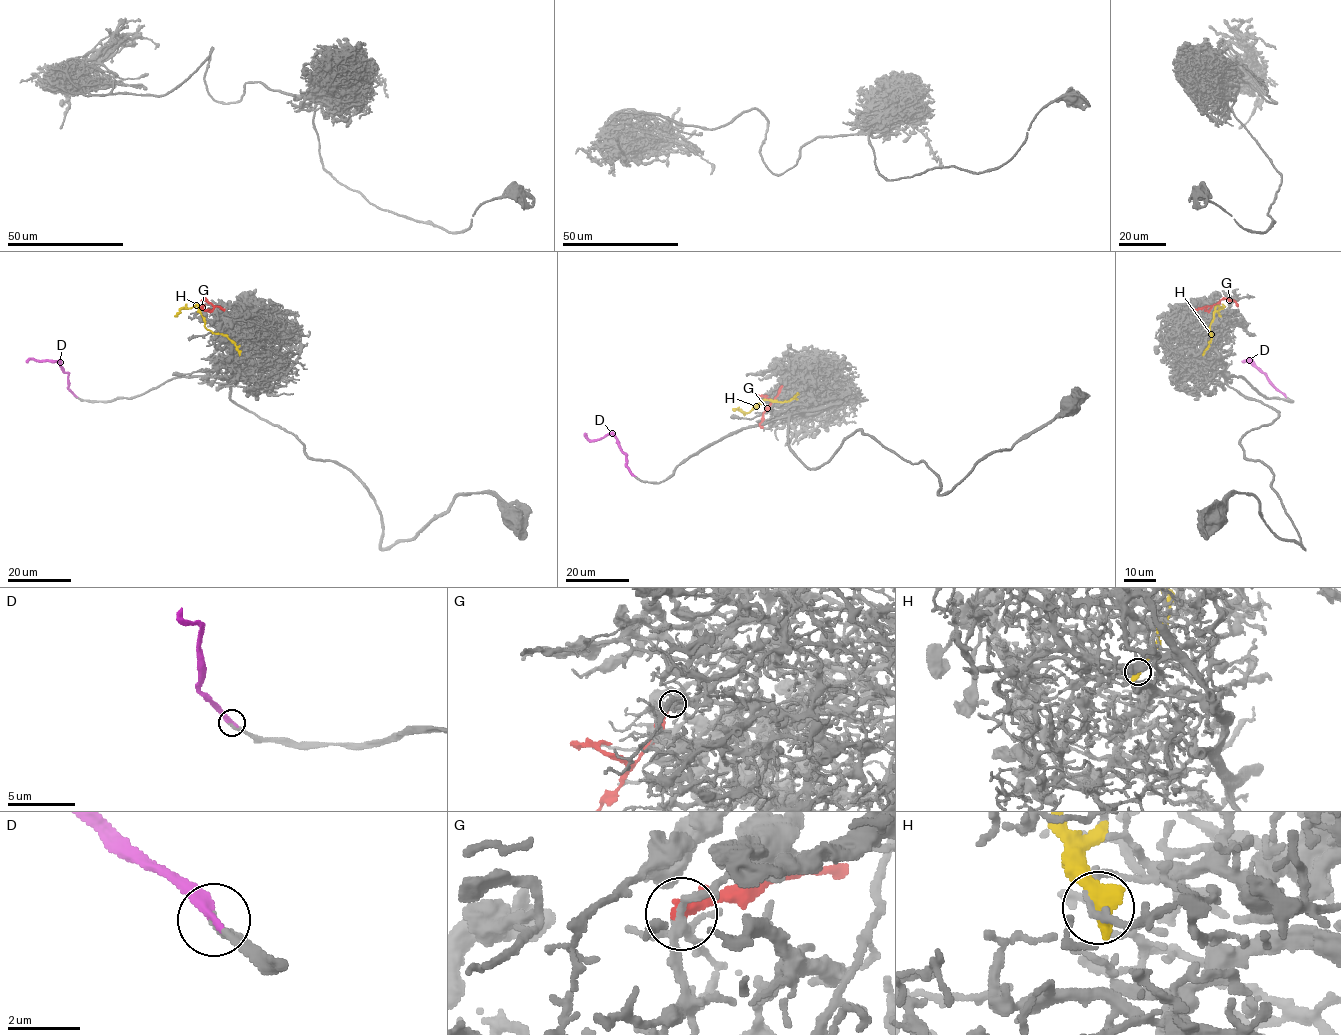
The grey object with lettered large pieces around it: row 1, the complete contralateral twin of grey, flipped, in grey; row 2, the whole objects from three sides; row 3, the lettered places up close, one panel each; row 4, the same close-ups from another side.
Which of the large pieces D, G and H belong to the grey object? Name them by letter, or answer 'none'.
D

